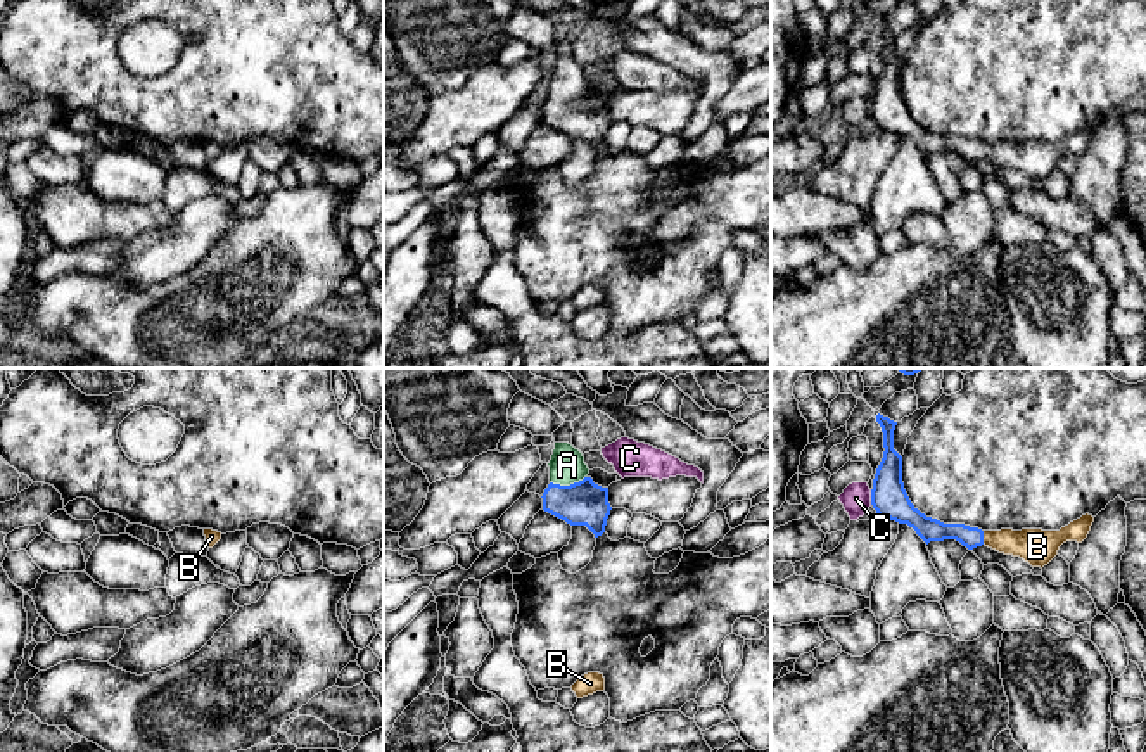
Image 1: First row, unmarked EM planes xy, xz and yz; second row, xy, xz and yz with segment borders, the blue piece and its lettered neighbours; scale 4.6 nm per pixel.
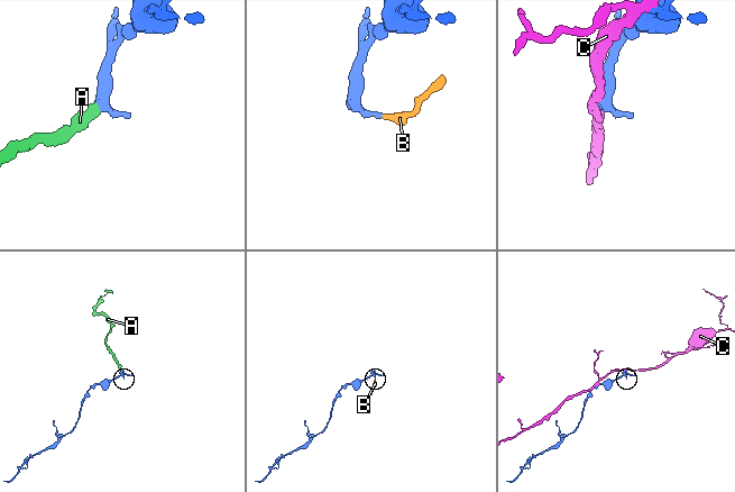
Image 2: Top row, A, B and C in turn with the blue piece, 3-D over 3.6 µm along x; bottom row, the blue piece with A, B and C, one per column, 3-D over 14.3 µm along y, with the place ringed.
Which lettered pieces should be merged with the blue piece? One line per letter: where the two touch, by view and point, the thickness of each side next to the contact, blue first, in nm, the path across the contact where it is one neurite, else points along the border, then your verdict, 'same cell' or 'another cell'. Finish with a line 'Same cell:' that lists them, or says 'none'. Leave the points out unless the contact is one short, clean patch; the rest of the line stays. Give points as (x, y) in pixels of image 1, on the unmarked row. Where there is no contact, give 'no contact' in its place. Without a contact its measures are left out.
A: xz (567, 99) | 200/160 nm | across xz (581, 116), (567, 99), (567, 78) | same cell
B: yz (982, 151) | 110/160 nm | across yz (930, 142), (982, 151), (1032, 158) | same cell
C: yz (872, 109) | 170/140 nm | another cell
Same cell: A, B

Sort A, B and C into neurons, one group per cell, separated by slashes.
A B / C

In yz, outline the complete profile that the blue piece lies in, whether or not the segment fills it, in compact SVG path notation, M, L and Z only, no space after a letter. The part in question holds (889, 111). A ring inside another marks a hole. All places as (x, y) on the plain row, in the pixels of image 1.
M876 28L876 35L883 45L883 71L876 81L871 102L871 118L883 131L907 137L928 157L930 154L956 152L968 163L989 159L999 166L1020 169L1032 180L1047 178L1063 156L1082 156L1094 135L1086 126L1060 143L1042 142L1001 142L982 143L965 137L944 137L921 126L909 112L902 95L902 69L894 62L894 43L897 35L888 29Z

